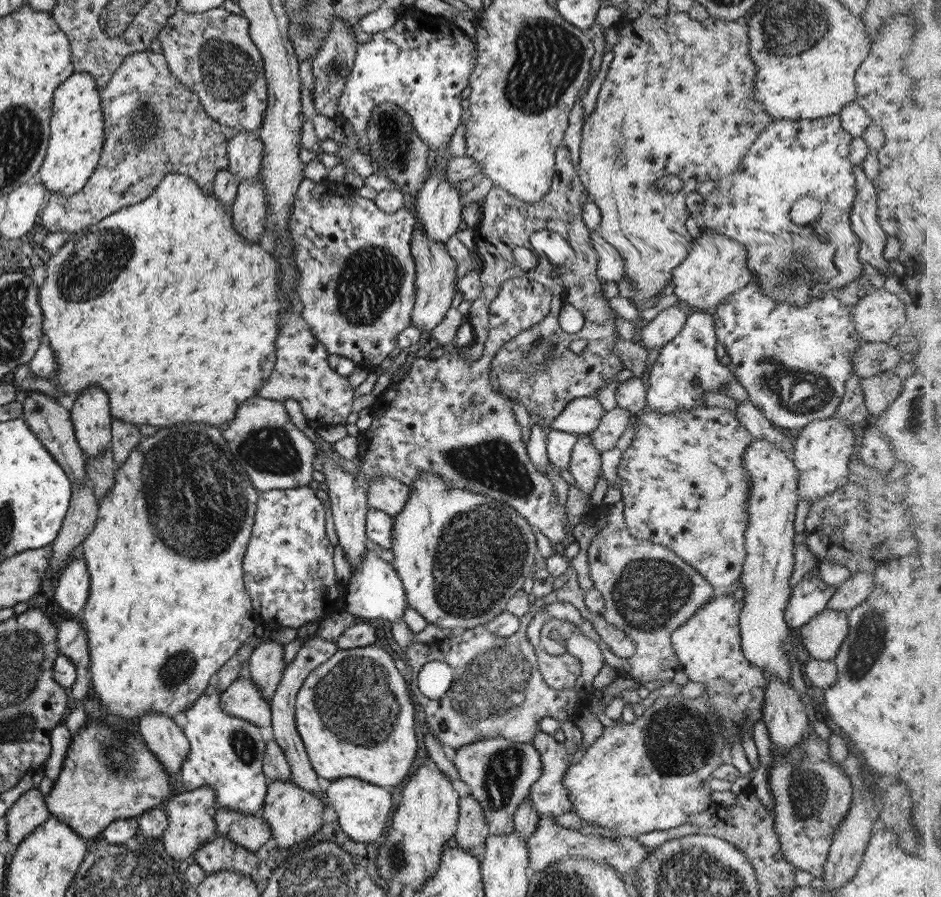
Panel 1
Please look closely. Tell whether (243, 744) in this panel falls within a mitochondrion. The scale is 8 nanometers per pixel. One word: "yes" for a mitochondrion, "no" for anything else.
yes

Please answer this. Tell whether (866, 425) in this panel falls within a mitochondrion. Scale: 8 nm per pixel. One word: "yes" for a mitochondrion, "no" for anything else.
no

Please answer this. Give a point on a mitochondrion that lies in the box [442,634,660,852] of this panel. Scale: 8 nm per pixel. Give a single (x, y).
(504, 765)

